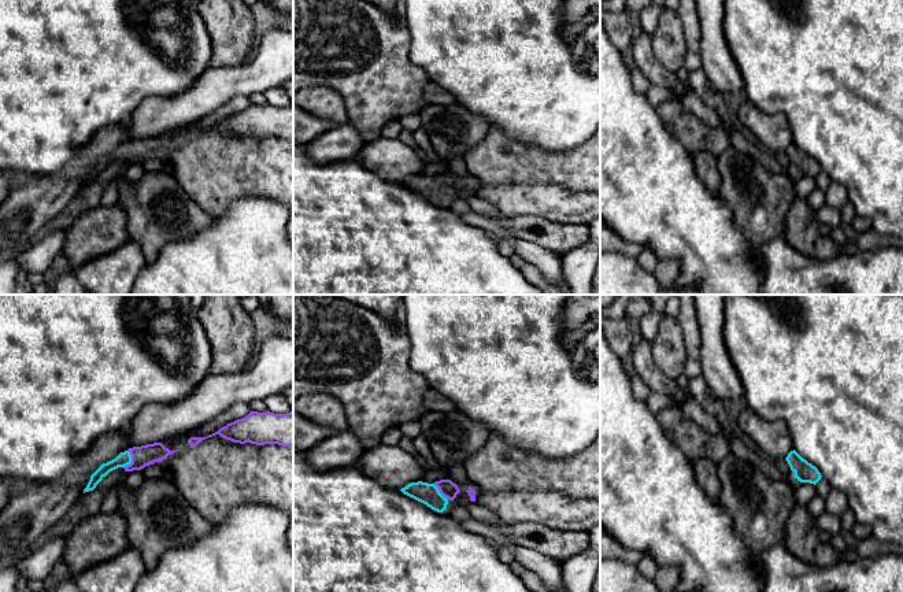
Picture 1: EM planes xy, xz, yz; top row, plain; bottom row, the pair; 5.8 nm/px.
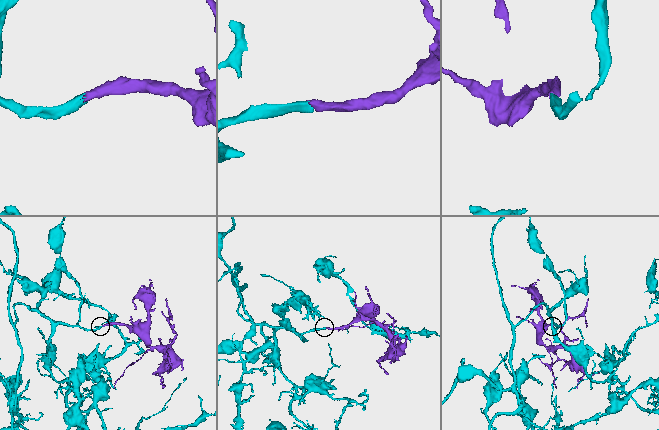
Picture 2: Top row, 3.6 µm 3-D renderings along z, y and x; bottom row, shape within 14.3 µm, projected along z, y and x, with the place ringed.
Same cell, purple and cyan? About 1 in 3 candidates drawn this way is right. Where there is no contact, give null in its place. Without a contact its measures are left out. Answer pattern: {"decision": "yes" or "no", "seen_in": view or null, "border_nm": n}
{"decision": "yes", "seen_in": "xy", "border_nm": 110}

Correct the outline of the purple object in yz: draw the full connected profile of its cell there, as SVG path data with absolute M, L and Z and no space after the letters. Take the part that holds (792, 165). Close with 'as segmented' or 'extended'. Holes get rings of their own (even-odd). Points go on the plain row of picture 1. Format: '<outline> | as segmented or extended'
M795 143L788 147L787 155L792 163L792 169L800 175L815 178L822 170L818 162L803 152Z | extended

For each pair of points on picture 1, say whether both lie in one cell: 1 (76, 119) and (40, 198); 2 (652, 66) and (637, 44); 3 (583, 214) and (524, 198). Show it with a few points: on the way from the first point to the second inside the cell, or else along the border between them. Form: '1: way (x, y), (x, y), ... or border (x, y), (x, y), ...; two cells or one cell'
1: border (74, 152), (62, 169), (34, 176); two cells
2: way (647, 60), (641, 50); one cell
3: way (567, 207), (539, 199); one cell

